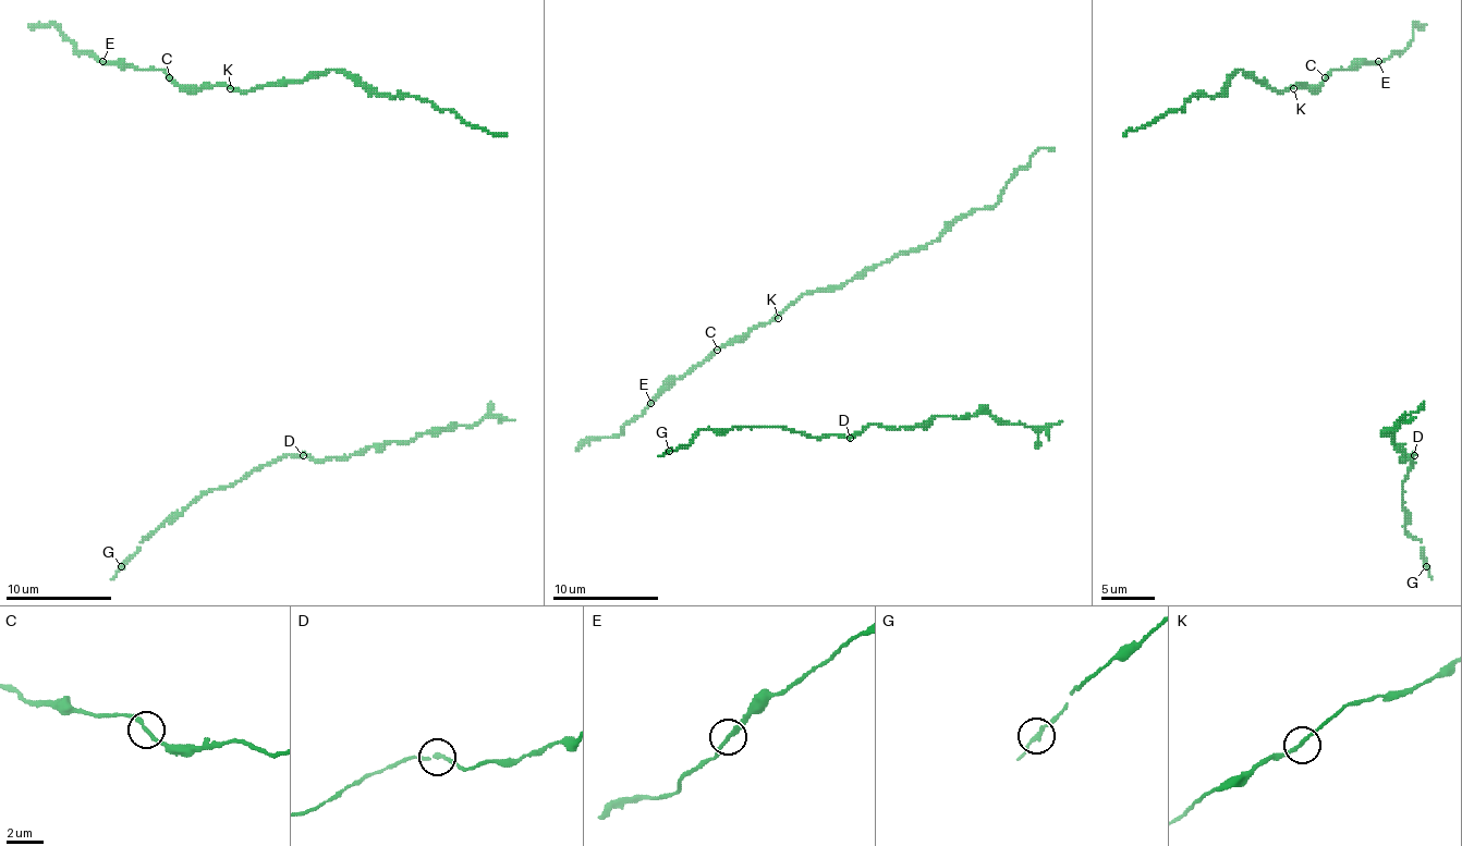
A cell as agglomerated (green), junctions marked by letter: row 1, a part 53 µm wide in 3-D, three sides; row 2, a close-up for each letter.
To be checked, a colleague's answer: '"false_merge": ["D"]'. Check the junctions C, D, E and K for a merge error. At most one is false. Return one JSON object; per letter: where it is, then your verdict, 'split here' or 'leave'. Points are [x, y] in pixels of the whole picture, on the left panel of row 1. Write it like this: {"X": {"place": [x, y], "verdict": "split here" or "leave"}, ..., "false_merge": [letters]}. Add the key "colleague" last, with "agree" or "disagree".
{"C": {"place": [169, 77], "verdict": "leave"}, "D": {"place": [303, 455], "verdict": "leave"}, "E": {"place": [102, 61], "verdict": "leave"}, "K": {"place": [230, 88], "verdict": "leave"}, "false_merge": [], "colleague": "disagree"}

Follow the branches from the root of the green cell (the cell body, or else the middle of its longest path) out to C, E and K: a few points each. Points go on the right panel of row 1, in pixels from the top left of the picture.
C: (1225, 96), (1227, 83), (1240, 70), (1275, 90), (1286, 90), (1293, 85), (1315, 88), (1325, 77)
E: (1225, 96), (1227, 83), (1240, 70), (1275, 90), (1286, 90), (1293, 85), (1315, 88), (1333, 70), (1378, 61)
K: (1225, 96), (1227, 83), (1240, 70), (1275, 90), (1293, 88)

